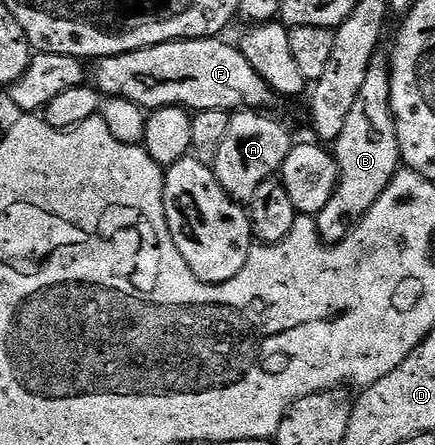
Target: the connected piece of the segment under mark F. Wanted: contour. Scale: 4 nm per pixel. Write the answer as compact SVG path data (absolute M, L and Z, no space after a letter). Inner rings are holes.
M219 37L209 39L179 39L176 43L162 43L140 51L126 51L124 55L109 55L98 60L99 72L93 79L98 90L107 97L122 97L138 103L144 109L182 107L192 113L219 110L234 113L240 109L267 109L273 100L271 87L249 65L238 46L230 47Z

